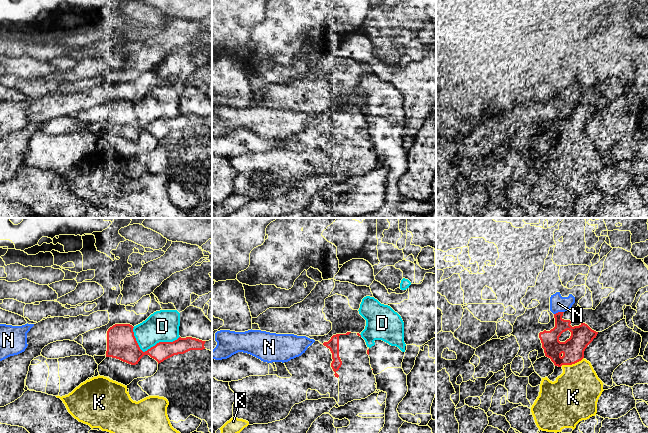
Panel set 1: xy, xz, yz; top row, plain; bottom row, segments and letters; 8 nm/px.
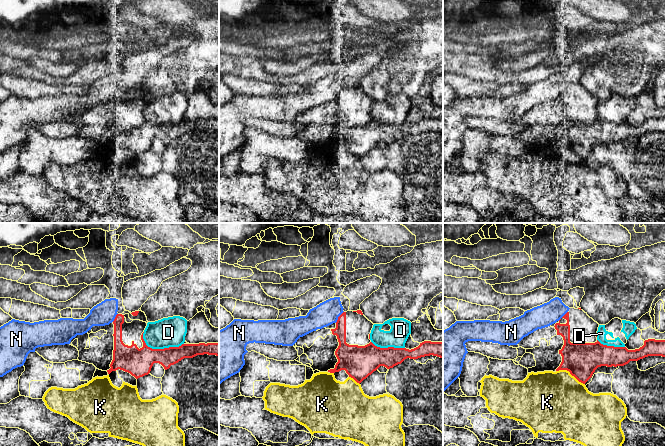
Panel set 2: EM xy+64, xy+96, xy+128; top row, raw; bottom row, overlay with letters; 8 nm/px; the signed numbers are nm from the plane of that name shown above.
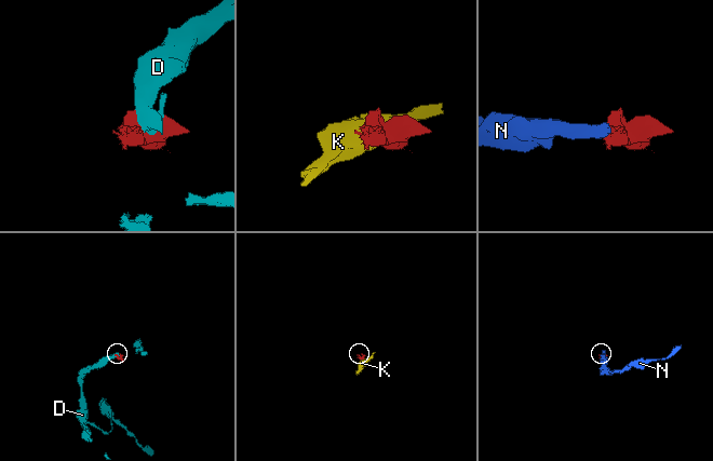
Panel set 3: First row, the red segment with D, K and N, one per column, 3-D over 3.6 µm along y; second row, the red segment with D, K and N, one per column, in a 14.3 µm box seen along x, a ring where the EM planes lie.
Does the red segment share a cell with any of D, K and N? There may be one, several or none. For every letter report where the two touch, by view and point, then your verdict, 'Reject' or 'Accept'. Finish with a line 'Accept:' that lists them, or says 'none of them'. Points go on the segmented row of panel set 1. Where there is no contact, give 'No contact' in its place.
D: Touches red at xy (150, 348). Reject
K: Touches red at yz (572, 363). Reject
N: Touches red at yz (558, 312). Reject
Accept: none of them

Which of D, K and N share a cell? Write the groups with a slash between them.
D / K / N

